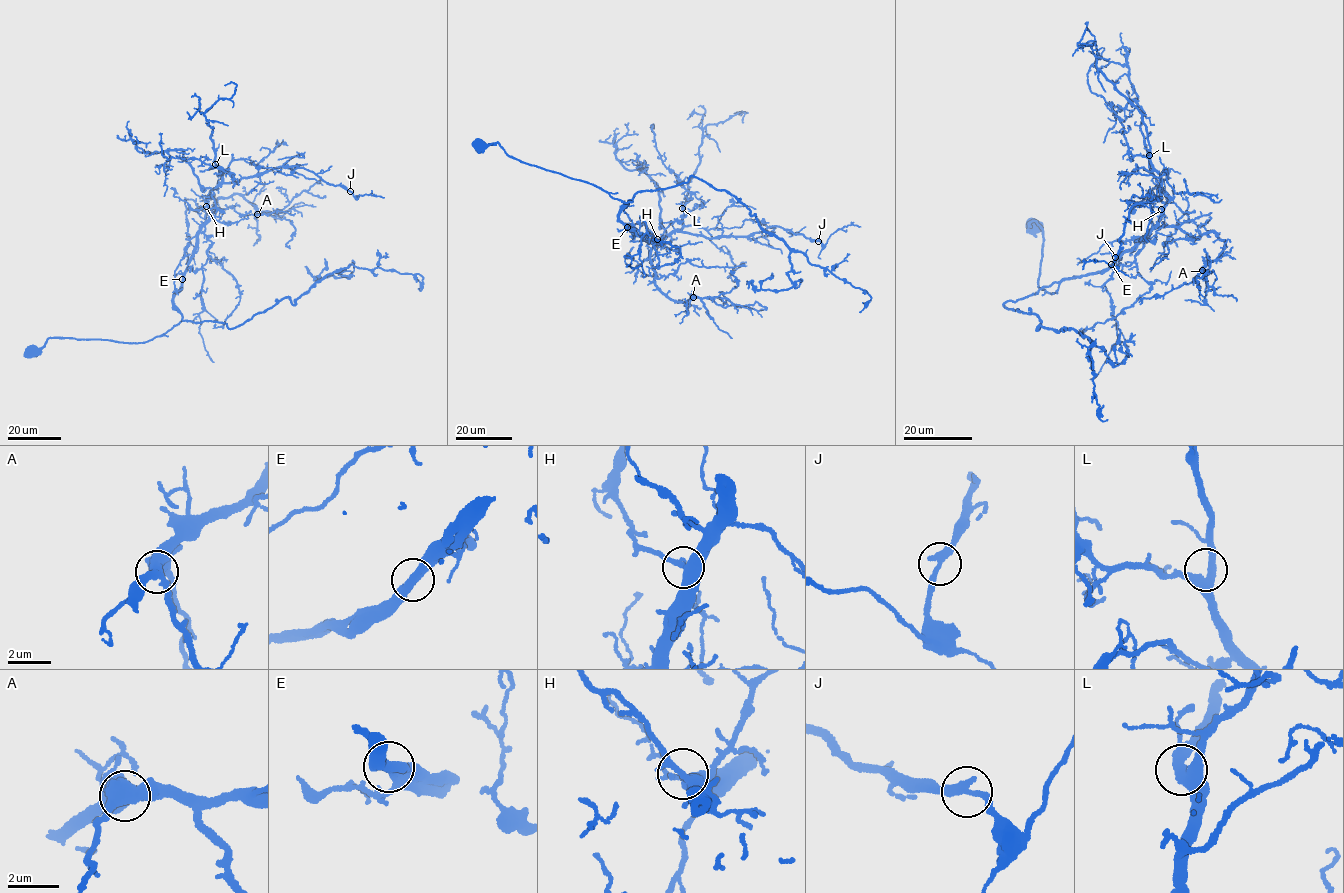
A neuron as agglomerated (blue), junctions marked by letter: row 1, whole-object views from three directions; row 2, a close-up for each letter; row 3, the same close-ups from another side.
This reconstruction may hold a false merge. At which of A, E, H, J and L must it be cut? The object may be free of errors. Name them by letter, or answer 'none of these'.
none of these

